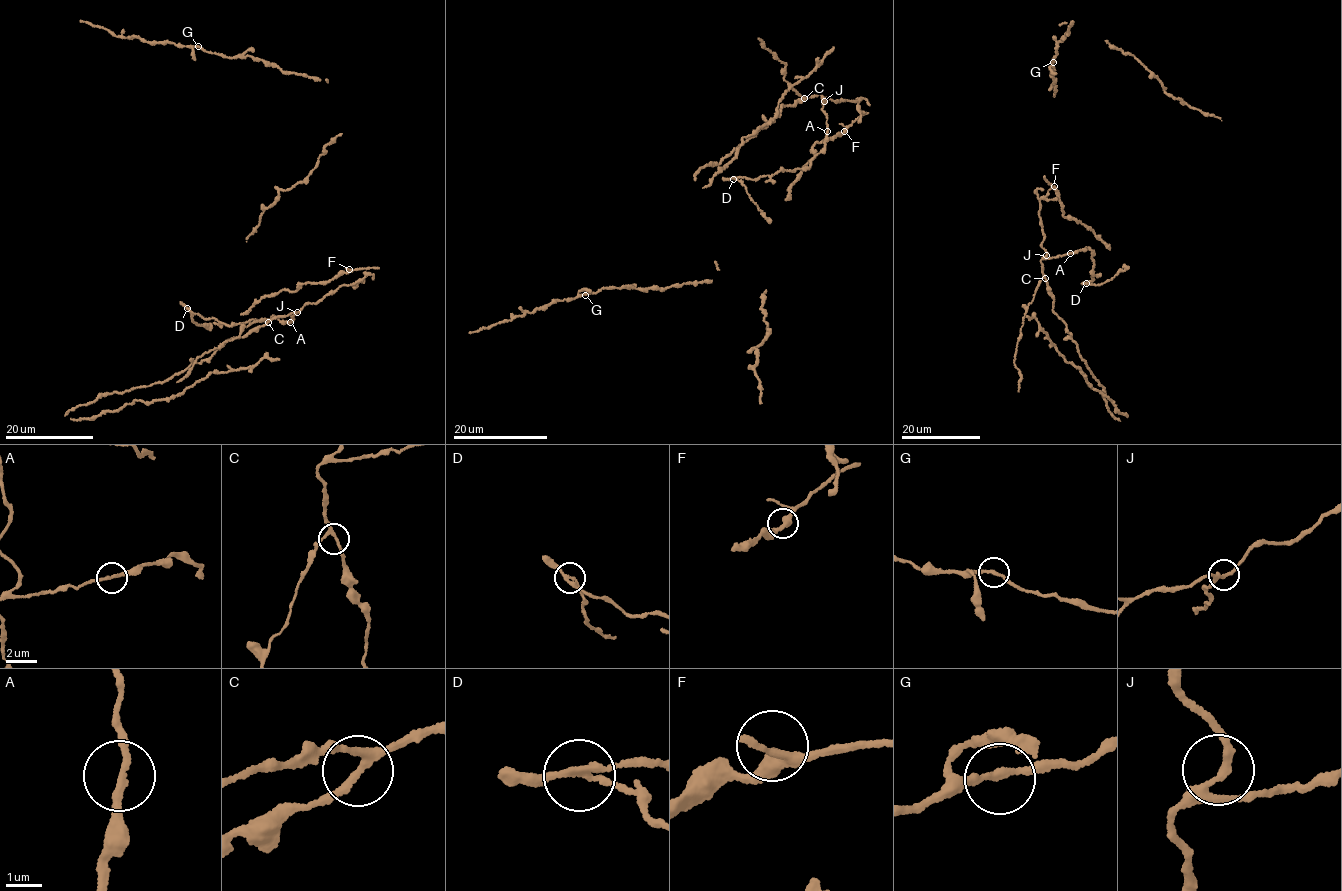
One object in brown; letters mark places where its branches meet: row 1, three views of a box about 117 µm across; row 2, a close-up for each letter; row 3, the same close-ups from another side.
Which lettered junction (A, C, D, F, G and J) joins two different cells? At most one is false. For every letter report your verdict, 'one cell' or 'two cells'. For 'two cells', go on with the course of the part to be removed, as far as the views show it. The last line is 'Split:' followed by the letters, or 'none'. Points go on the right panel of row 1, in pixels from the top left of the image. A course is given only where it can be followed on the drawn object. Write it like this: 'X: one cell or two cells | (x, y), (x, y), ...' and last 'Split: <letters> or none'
A: one cell
C: one cell
D: two cells | (1086, 283), (1100, 285), (1124, 270), (1124, 264)
F: one cell
G: one cell
J: one cell
Split: D

